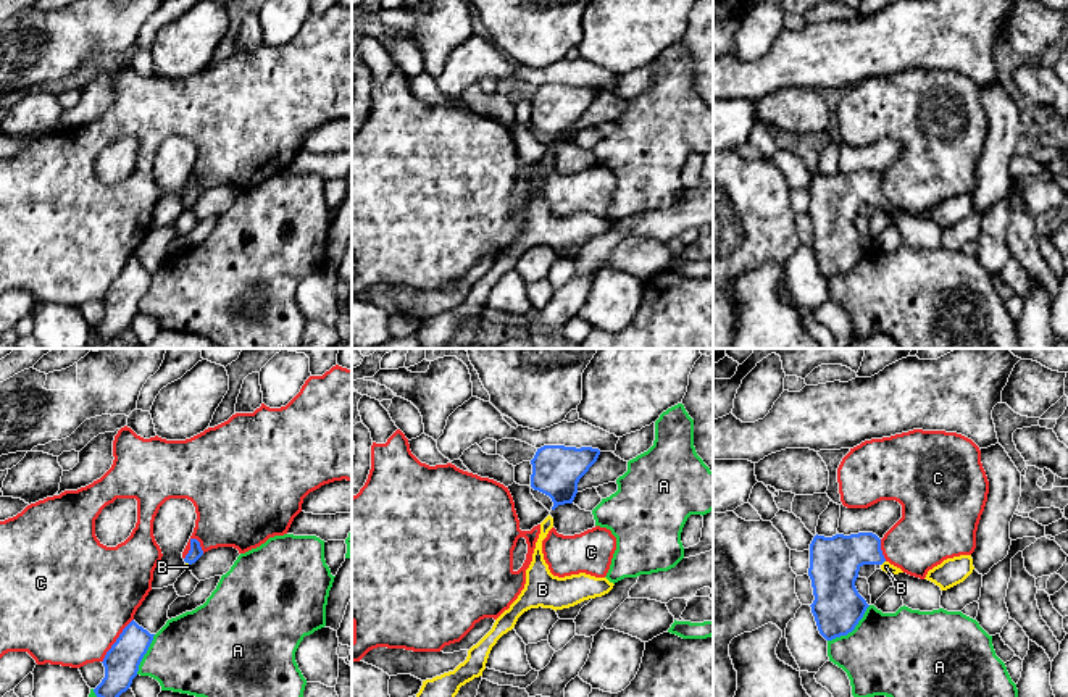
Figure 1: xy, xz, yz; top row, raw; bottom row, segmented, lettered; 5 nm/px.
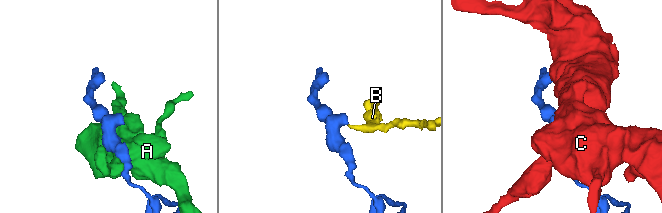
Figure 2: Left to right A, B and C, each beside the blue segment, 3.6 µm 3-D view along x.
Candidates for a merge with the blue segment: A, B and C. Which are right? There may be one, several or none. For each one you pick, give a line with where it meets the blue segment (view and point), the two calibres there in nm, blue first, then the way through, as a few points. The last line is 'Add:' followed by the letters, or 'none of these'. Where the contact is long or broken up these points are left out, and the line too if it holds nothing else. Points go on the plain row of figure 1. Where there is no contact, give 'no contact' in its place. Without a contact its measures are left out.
B: contact yz (883, 200); calibres 260 and 50 nm; way yz (834, 200), (883, 200), (886, 205)
Add: B

